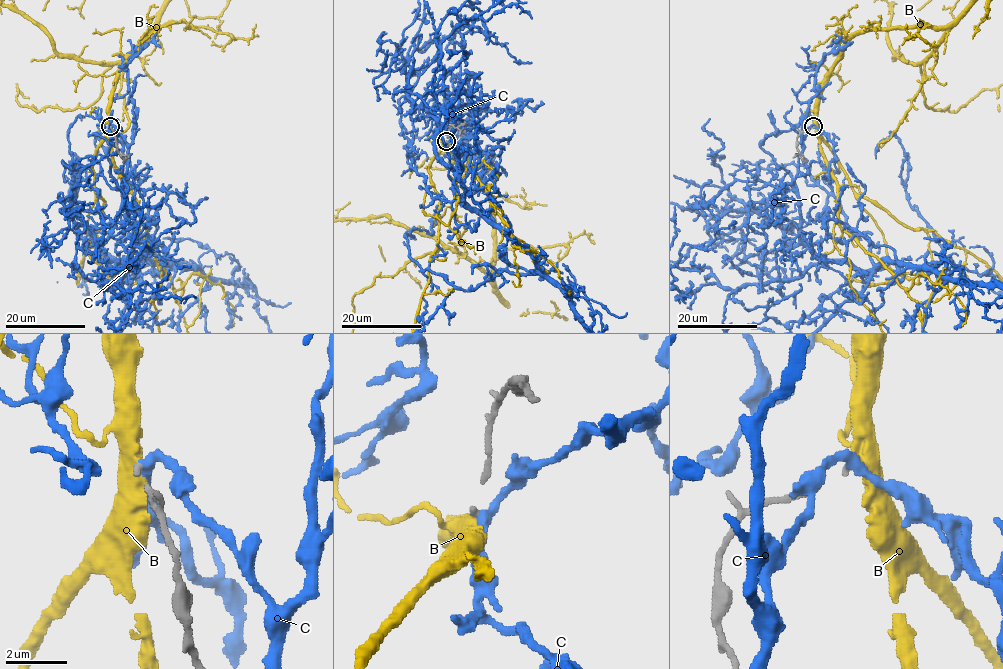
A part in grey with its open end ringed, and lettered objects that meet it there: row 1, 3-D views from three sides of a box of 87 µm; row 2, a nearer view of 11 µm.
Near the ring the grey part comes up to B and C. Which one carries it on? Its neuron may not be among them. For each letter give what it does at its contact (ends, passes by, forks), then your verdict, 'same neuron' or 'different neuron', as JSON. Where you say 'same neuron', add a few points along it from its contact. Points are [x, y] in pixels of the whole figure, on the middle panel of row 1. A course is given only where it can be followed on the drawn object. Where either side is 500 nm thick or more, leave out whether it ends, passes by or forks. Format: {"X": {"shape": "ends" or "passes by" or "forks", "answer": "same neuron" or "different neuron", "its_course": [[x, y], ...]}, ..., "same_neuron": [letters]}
{"B": {"shape": "passes by", "answer": "same neuron"}, "C": {"shape": "passes by", "answer": "different neuron"}, "same_neuron": ["B"]}

